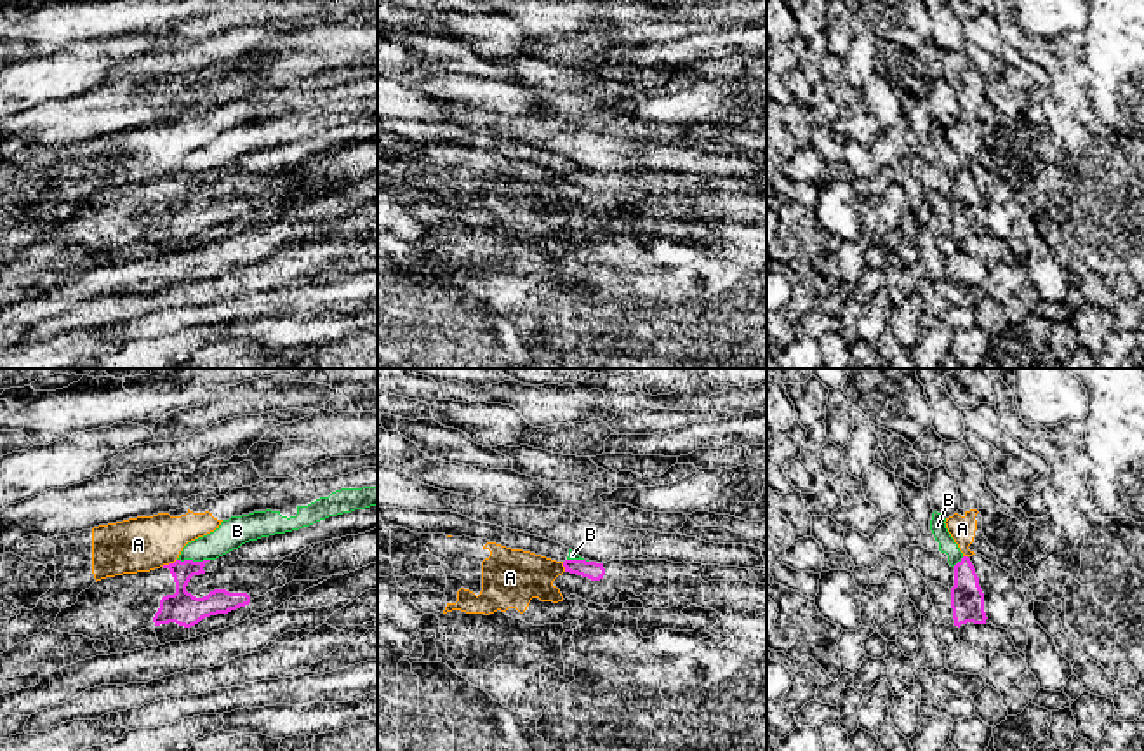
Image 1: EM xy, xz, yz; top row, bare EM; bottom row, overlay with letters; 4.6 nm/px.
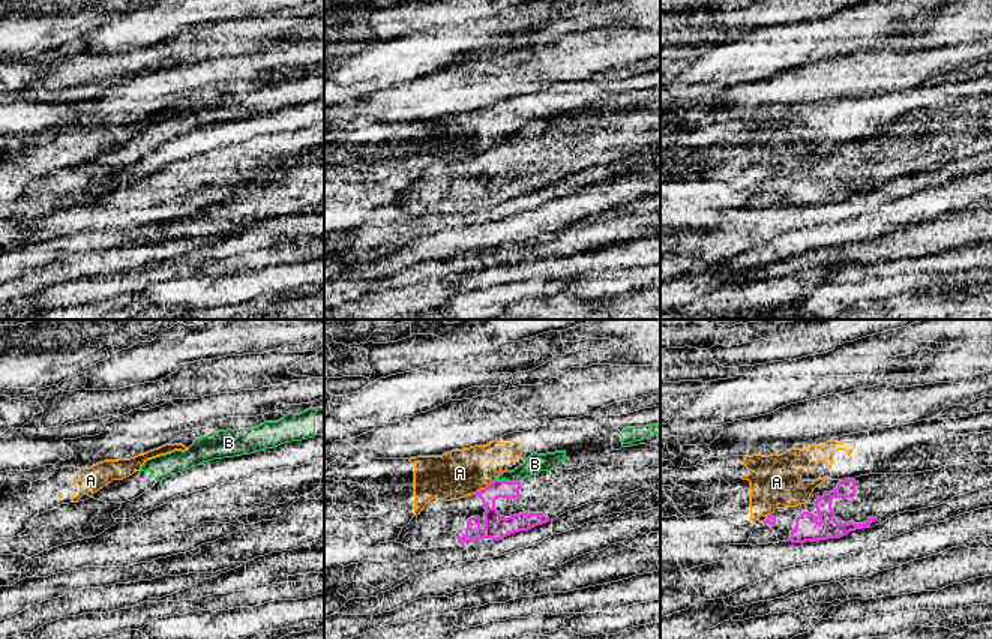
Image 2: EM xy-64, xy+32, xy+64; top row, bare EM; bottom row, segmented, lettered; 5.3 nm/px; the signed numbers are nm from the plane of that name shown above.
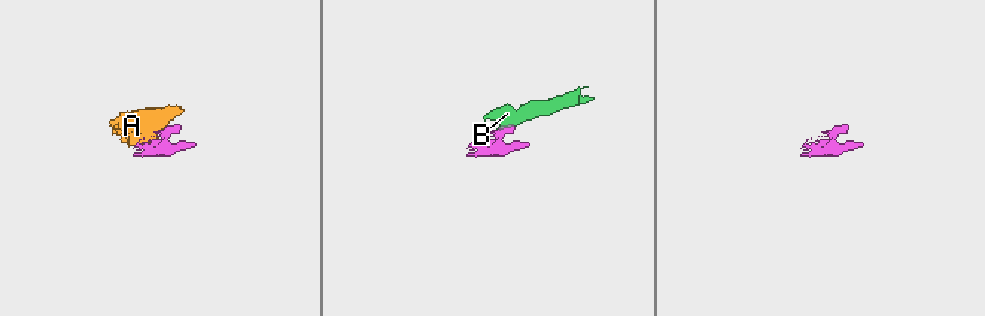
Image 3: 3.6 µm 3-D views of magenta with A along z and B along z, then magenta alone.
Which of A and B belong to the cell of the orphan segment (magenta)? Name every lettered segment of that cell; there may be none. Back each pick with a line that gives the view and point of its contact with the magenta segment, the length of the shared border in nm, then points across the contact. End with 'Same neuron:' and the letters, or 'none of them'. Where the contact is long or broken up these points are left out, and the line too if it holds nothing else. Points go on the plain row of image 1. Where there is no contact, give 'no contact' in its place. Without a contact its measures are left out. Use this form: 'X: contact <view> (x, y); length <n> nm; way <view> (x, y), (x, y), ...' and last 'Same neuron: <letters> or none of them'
Same neuron: none of them

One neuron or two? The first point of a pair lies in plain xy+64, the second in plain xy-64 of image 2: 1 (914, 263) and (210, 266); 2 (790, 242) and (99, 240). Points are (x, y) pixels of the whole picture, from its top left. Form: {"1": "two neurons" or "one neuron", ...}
{"1": "one neuron", "2": "one neuron"}

